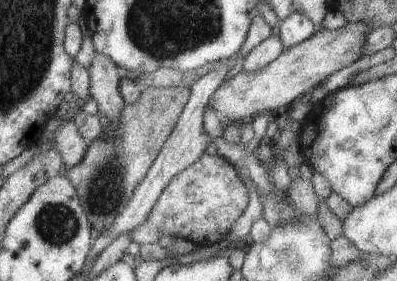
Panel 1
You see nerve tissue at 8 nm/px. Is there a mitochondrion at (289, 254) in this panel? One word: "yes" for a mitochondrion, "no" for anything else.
yes

